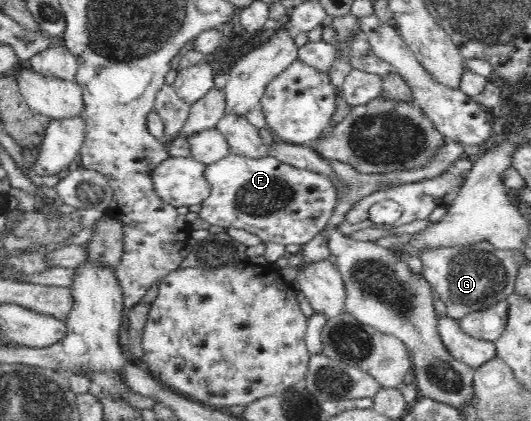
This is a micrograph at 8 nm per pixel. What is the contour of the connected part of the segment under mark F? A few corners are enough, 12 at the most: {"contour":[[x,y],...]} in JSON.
{"contour":[[273,156],[207,166],[200,219],[303,247],[337,205]]}

